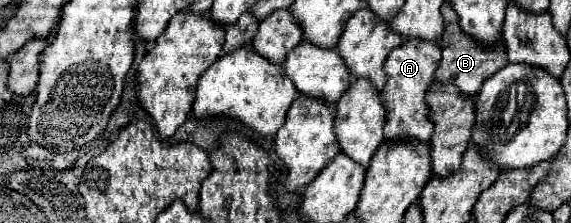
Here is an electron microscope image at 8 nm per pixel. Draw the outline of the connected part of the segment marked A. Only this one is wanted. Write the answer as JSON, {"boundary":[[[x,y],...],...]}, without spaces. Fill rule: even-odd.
{"boundary":[[[407,39],[401,47],[393,49],[385,61],[387,83],[383,89],[383,99],[387,107],[385,139],[407,139],[407,141],[429,141],[433,135],[433,121],[429,121],[429,105],[425,101],[427,87],[433,81],[433,73],[441,61],[441,45],[437,41]]]}

